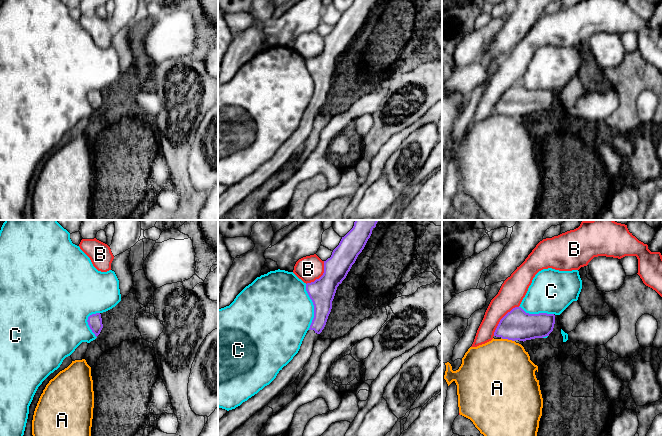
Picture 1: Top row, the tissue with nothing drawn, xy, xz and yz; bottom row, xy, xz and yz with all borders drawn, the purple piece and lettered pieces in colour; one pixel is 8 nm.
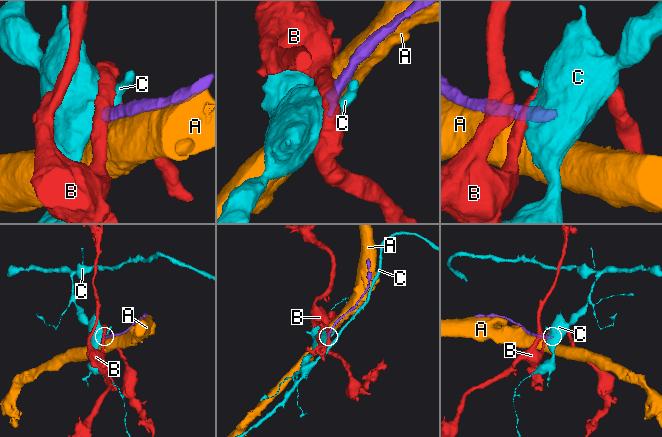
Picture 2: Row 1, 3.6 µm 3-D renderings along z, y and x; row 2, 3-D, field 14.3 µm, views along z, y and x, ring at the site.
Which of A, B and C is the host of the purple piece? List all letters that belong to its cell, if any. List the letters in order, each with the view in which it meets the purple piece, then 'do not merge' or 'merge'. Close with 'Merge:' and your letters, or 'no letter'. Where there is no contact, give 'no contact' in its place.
A: meets purple in yz; do not merge
B: meets purple in yz; do not merge
C: meets purple in xz; do not merge
Merge: no letter

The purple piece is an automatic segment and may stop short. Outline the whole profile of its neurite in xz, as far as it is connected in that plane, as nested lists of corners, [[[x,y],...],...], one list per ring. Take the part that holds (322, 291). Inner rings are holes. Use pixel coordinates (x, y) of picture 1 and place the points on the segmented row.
[[[355,220],[353,228],[342,237],[331,257],[324,261],[323,275],[314,282],[306,284],[306,291],[314,305],[314,318],[298,353],[279,371],[269,385],[240,406],[227,411],[218,420],[218,436],[229,436],[299,376],[312,355],[314,343],[320,338],[320,333],[326,325],[337,287],[346,278],[378,221]]]

